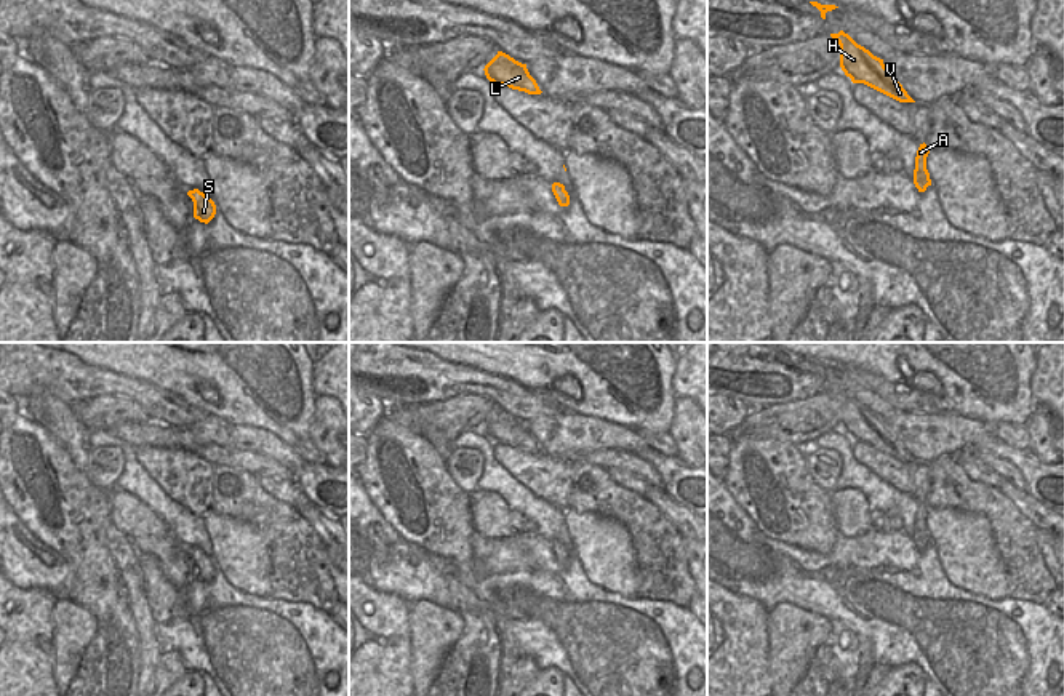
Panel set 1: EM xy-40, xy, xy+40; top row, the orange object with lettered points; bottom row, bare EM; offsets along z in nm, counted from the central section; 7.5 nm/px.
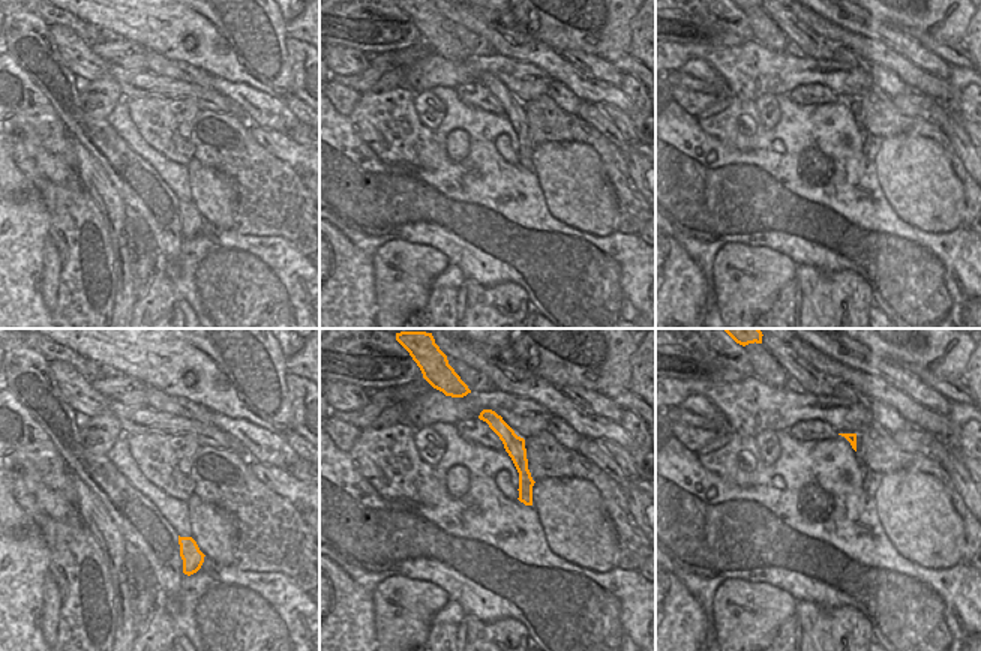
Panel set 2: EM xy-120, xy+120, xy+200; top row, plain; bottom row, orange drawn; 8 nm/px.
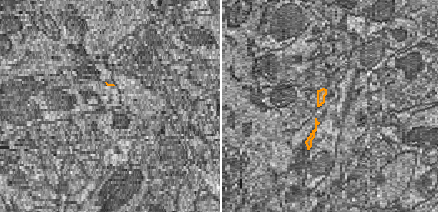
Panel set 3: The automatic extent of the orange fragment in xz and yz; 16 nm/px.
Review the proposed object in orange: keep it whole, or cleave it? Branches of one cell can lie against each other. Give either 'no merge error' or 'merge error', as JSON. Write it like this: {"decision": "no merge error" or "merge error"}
{"decision": "no merge error"}

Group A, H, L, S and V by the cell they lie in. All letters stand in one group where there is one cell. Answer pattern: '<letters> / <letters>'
A H L S V

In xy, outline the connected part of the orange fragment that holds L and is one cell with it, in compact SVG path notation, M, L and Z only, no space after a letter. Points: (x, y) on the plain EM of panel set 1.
M498 410L498 413L485 424L483 429L486 437L494 443L506 443L528 453L542 451L536 438L530 434L526 422L515 419L502 410Z

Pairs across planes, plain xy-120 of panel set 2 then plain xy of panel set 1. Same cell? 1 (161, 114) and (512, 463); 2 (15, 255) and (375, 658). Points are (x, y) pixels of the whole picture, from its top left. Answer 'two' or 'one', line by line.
1: one
2: one

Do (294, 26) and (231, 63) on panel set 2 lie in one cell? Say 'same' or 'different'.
different

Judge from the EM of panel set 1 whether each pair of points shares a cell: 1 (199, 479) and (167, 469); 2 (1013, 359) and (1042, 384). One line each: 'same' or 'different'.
1: same
2: different

